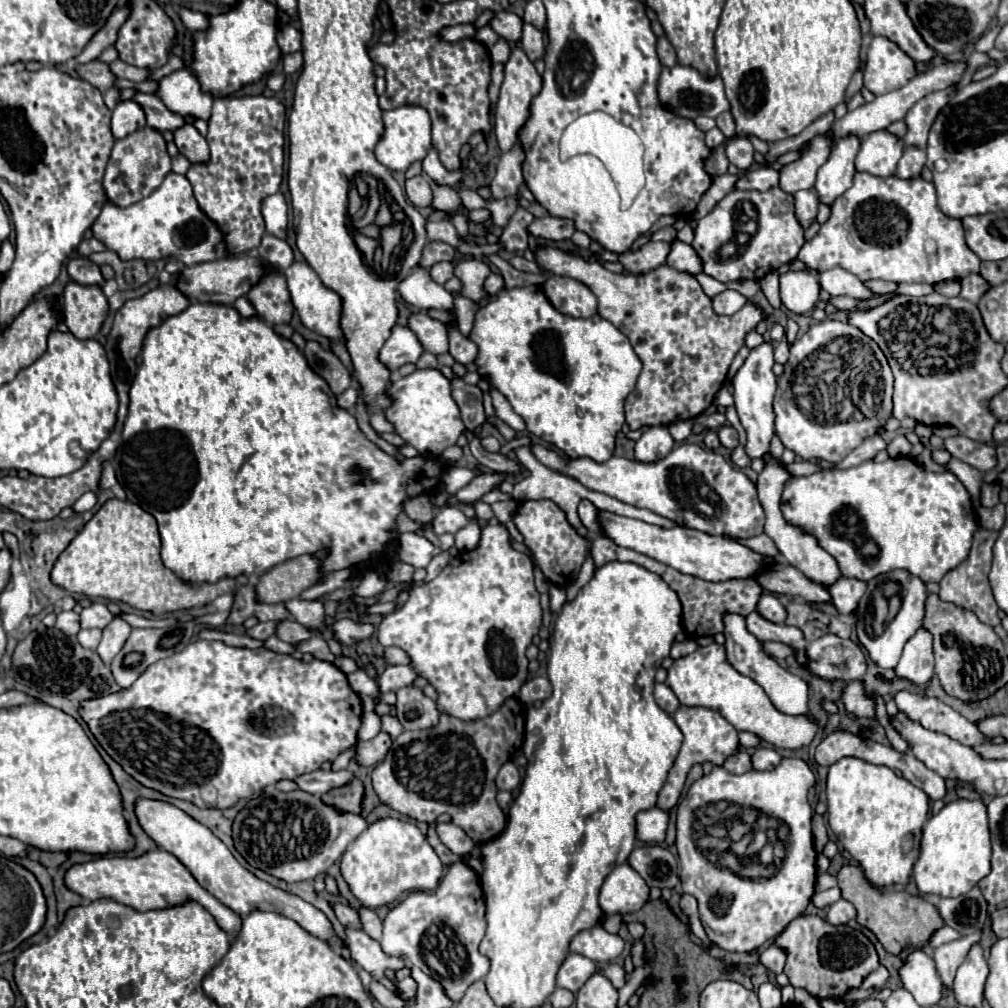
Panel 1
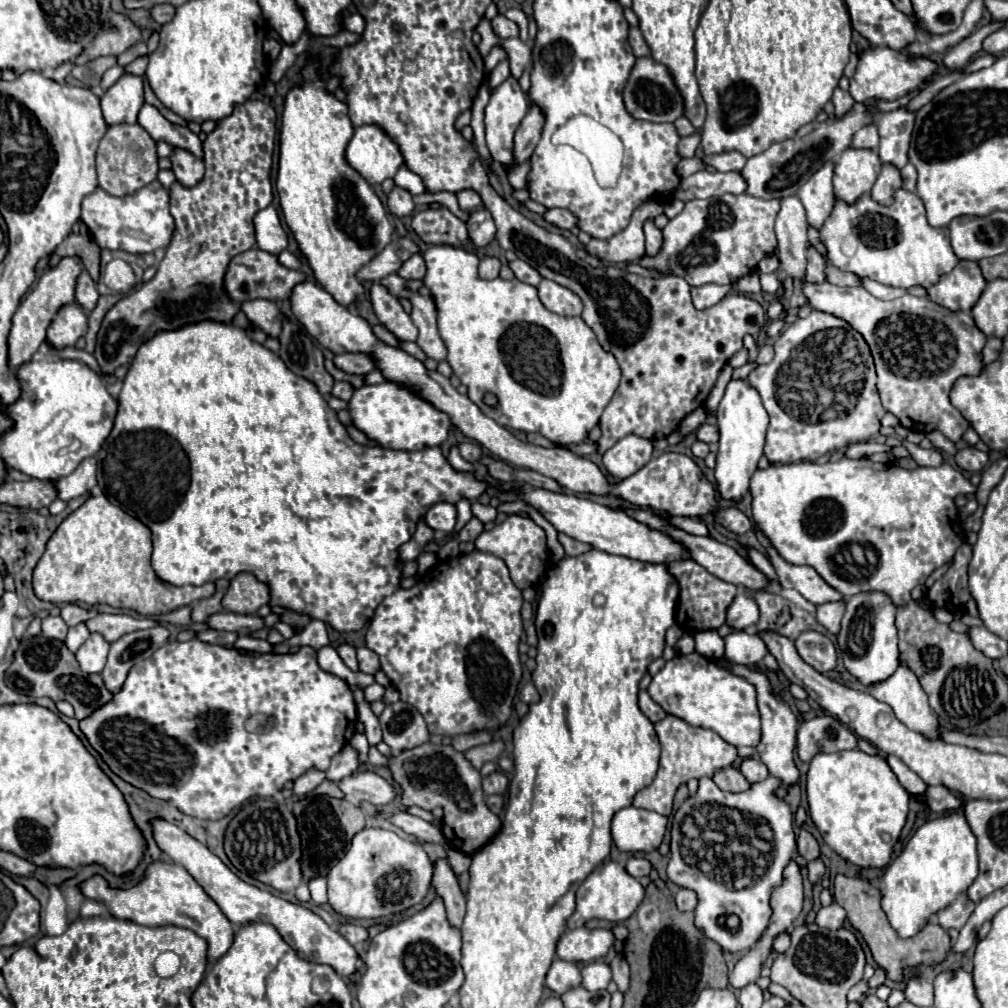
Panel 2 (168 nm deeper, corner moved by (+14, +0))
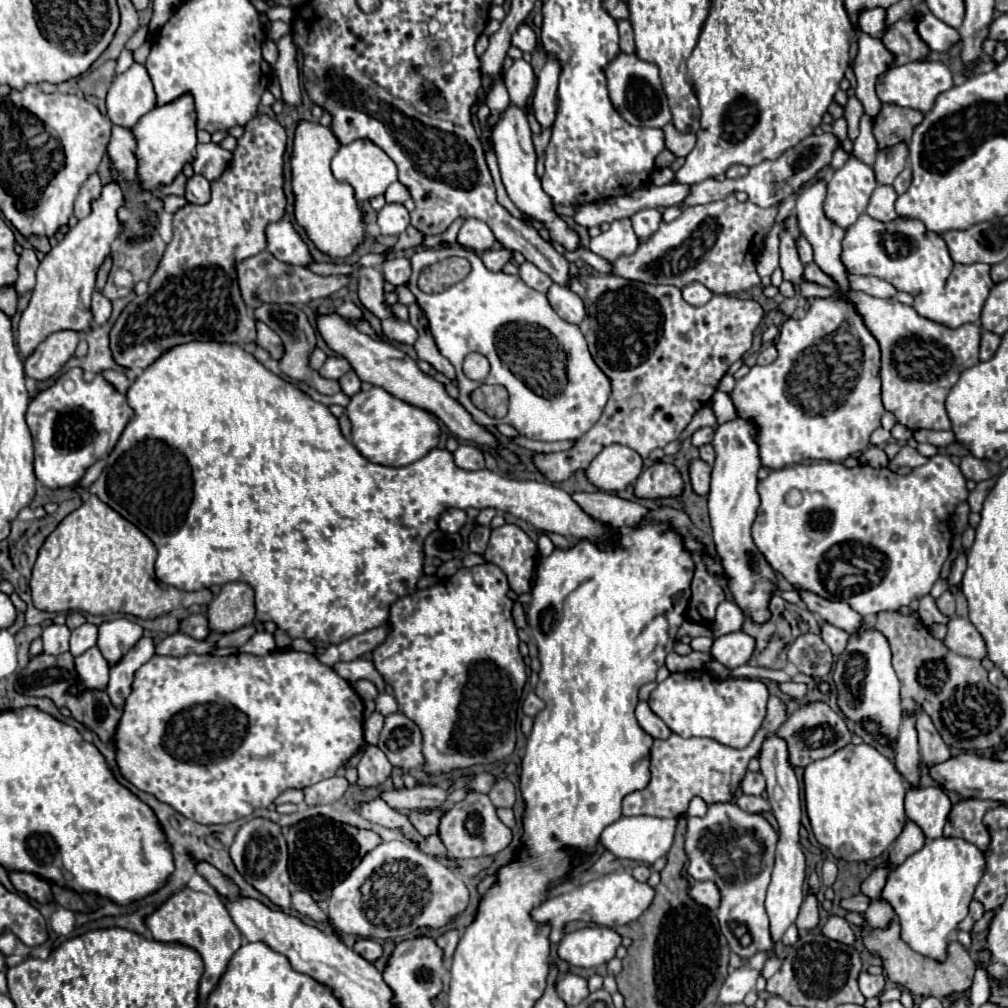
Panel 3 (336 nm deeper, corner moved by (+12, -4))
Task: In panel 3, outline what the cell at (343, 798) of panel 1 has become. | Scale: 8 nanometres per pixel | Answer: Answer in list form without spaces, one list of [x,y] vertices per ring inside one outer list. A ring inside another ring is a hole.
[[[312,816],[292,824],[286,838],[290,852],[288,868],[290,880],[294,882],[294,890],[308,892],[316,902],[328,900],[334,884],[342,882],[358,864],[358,860],[362,860],[366,852],[374,850],[382,842],[382,838],[372,830],[360,830],[356,826],[342,824],[326,816]]]

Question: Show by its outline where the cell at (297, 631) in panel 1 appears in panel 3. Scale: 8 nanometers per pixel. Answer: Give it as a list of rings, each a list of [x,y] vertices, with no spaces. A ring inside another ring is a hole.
[[[192,614],[192,616],[188,616],[186,620],[180,622],[180,630],[186,632],[186,634],[190,634],[192,638],[198,638],[198,640],[208,638],[212,634],[208,618],[204,614]]]

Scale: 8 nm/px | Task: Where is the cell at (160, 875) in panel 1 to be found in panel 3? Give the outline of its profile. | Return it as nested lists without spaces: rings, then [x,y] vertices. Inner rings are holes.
[[[188,886],[172,894],[160,908],[156,908],[150,916],[146,916],[144,924],[152,932],[154,940],[160,942],[180,942],[200,952],[204,960],[204,976],[200,980],[200,1002],[208,998],[208,994],[216,988],[222,972],[226,970],[232,954],[242,946],[242,934],[232,922],[224,902],[218,896],[210,896],[206,892],[196,892]]]

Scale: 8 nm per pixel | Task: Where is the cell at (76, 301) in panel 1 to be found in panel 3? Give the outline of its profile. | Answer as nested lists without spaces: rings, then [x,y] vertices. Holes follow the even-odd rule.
[[[60,330],[50,334],[36,352],[26,358],[24,370],[28,376],[36,380],[46,380],[52,374],[56,374],[72,356],[78,346],[80,334],[74,330]]]

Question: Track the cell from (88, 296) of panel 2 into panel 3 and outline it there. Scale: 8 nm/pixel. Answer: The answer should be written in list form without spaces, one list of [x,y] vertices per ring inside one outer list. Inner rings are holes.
[[[94,290],[92,294],[92,316],[94,316],[94,322],[96,324],[104,324],[108,318],[110,318],[110,310],[112,310],[112,304],[108,298],[104,298],[98,290]]]

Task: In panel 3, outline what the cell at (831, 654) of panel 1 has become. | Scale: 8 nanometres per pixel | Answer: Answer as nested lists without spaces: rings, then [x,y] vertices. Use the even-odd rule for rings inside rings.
[[[802,634],[790,646],[788,662],[792,662],[806,676],[822,678],[832,670],[834,656],[820,636]]]

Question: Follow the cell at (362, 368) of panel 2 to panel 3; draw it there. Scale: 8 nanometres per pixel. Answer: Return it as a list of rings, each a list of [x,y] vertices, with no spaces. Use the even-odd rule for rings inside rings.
[[[330,356],[328,360],[326,360],[326,364],[318,370],[324,378],[334,378],[334,380],[338,380],[342,374],[346,374],[346,372],[350,372],[352,370],[352,366],[350,366],[350,362],[346,360],[346,358],[338,358],[338,356]]]

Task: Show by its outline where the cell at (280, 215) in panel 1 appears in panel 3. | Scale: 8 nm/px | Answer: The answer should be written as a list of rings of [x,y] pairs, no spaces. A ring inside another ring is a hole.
[[[286,218],[266,226],[266,242],[266,250],[286,264],[306,266],[312,260],[308,246],[302,242],[298,232]]]

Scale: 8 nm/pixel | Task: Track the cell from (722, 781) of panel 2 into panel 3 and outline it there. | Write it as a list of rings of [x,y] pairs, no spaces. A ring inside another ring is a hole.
[[[750,794],[736,796],[736,804],[746,812],[768,812],[770,810],[770,804],[764,798],[750,796]]]

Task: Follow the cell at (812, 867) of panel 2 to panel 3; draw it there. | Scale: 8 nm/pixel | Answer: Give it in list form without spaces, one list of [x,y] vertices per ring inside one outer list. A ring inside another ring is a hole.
[[[810,892],[806,898],[804,898],[804,904],[800,908],[800,914],[798,914],[798,920],[796,920],[796,926],[798,928],[806,928],[806,930],[812,930],[818,926],[818,900],[816,896]]]

